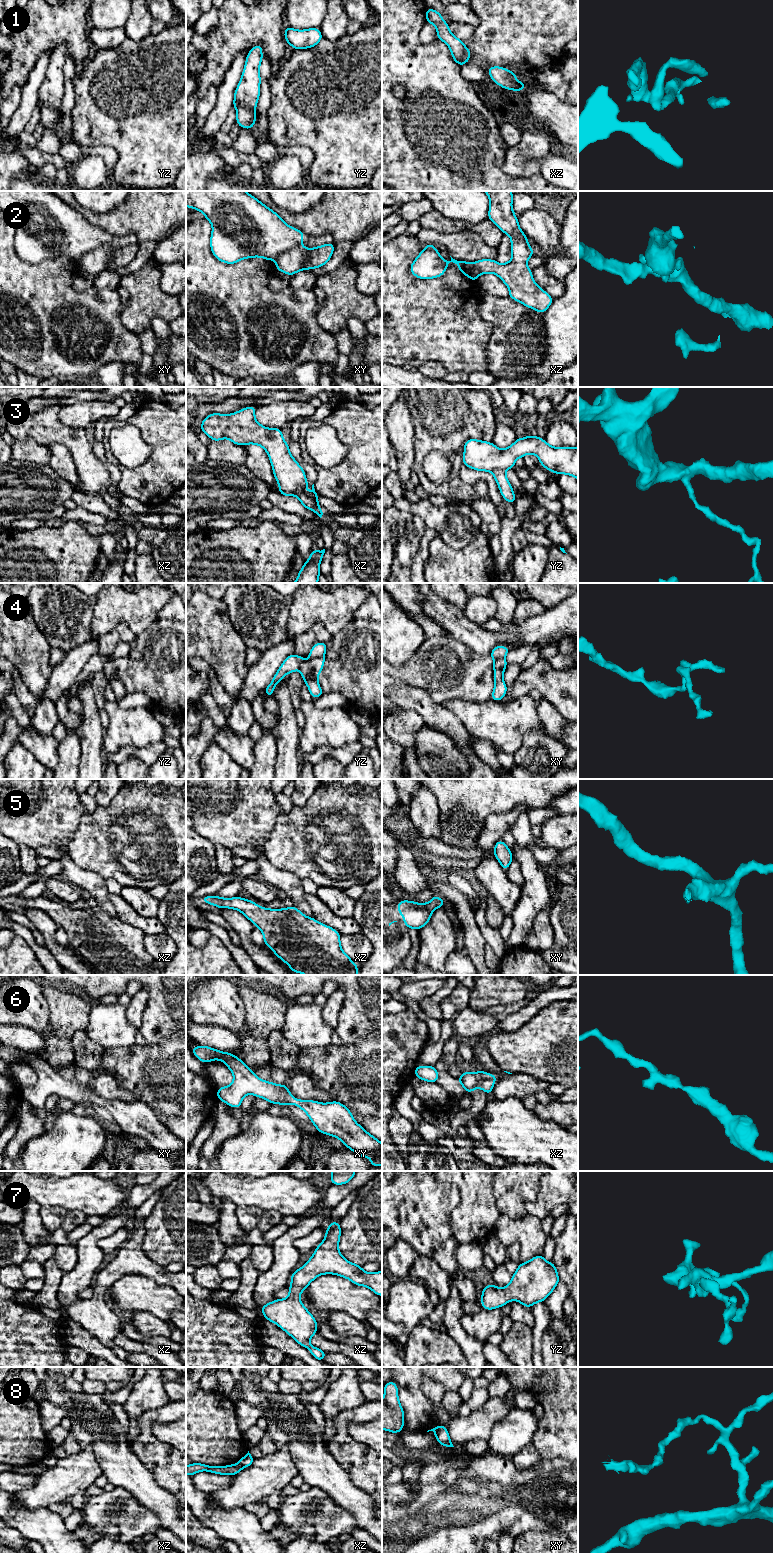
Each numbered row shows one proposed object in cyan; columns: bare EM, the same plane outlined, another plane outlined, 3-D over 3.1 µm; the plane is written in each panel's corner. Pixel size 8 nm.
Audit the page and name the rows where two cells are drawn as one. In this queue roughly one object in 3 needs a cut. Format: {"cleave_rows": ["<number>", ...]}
{"cleave_rows": ["1", "2", "3", "8"]}

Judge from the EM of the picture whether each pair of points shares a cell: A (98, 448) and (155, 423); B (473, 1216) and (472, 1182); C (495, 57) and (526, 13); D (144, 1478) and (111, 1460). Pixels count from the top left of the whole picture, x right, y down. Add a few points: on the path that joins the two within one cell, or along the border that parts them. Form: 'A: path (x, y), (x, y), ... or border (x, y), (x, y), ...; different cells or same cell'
A: border (101, 443), (105, 458), (116, 466); different cells
B: path (473, 1208), (471, 1204), (472, 1190); same cell
C: path (501, 46), (522, 24); same cell
D: path (136, 1478), (119, 1464); same cell

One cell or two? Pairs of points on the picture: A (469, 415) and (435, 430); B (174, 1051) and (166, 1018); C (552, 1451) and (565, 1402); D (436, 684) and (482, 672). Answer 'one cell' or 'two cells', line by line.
A: one cell
B: two cells
C: one cell
D: one cell

